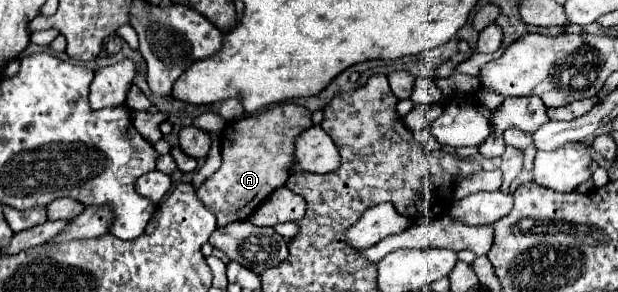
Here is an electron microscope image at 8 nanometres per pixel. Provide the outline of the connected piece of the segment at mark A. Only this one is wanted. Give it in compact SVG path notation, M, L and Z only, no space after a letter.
M282 103L224 127L222 165L196 191L200 201L216 215L218 227L248 219L272 191L286 183L288 165L294 161L294 139L308 127L312 127L310 111L294 103Z

